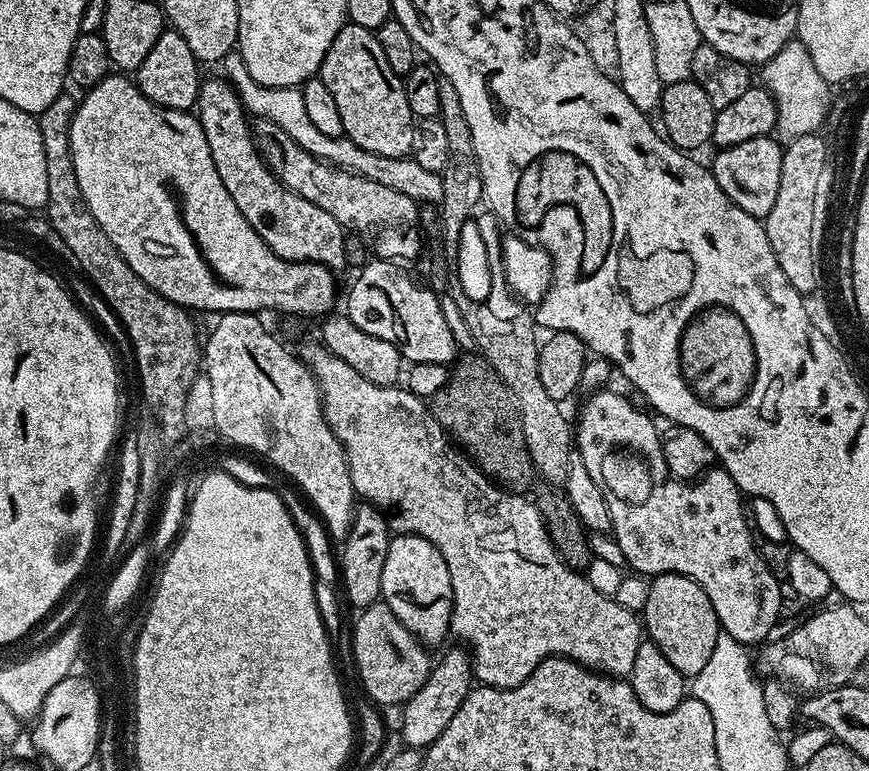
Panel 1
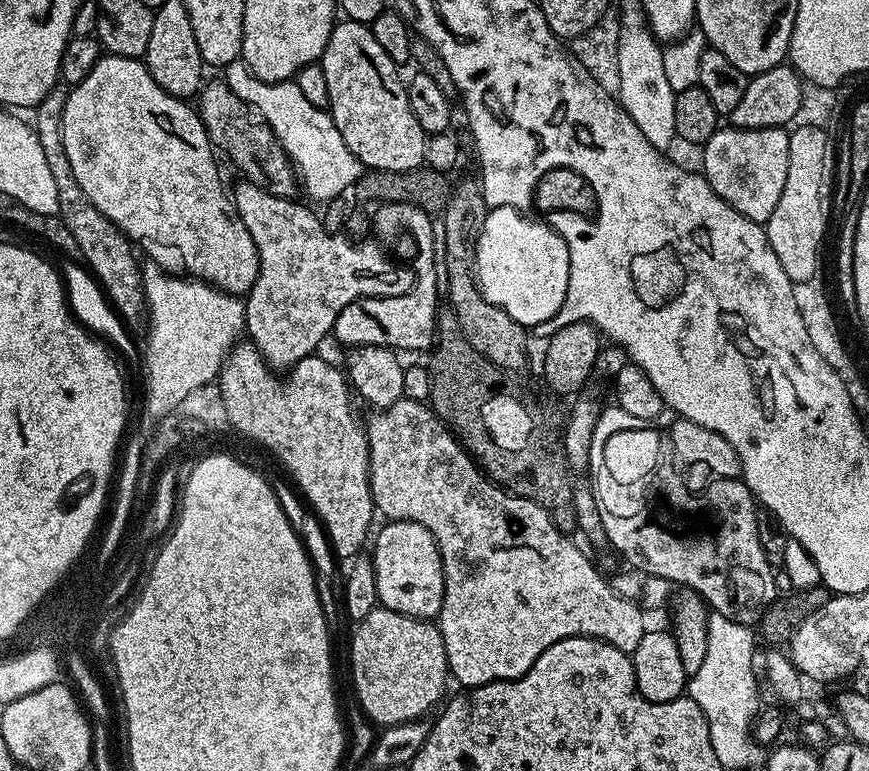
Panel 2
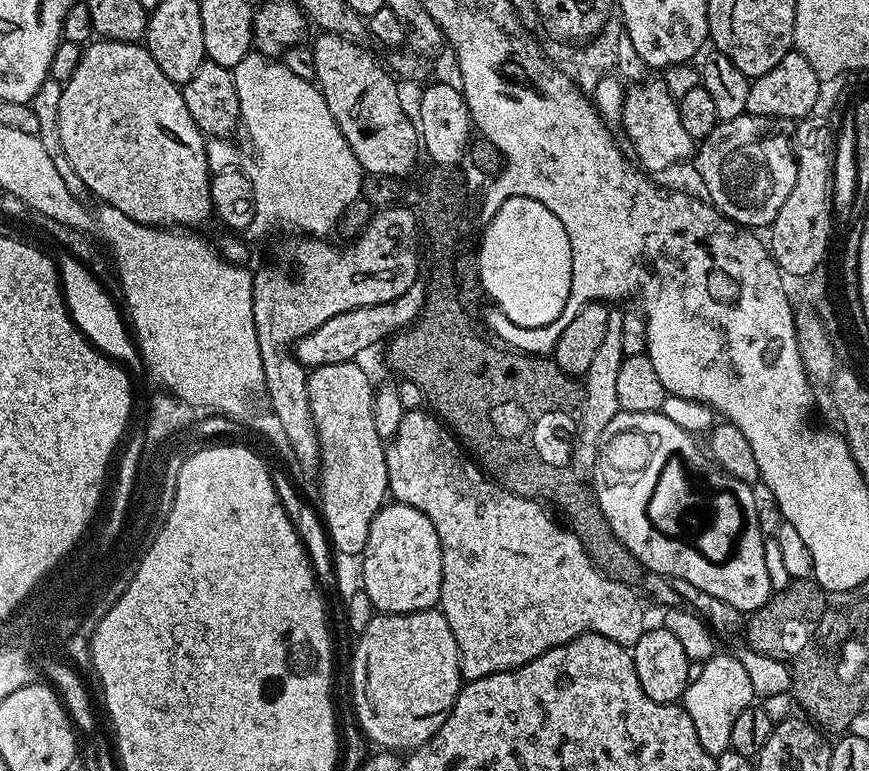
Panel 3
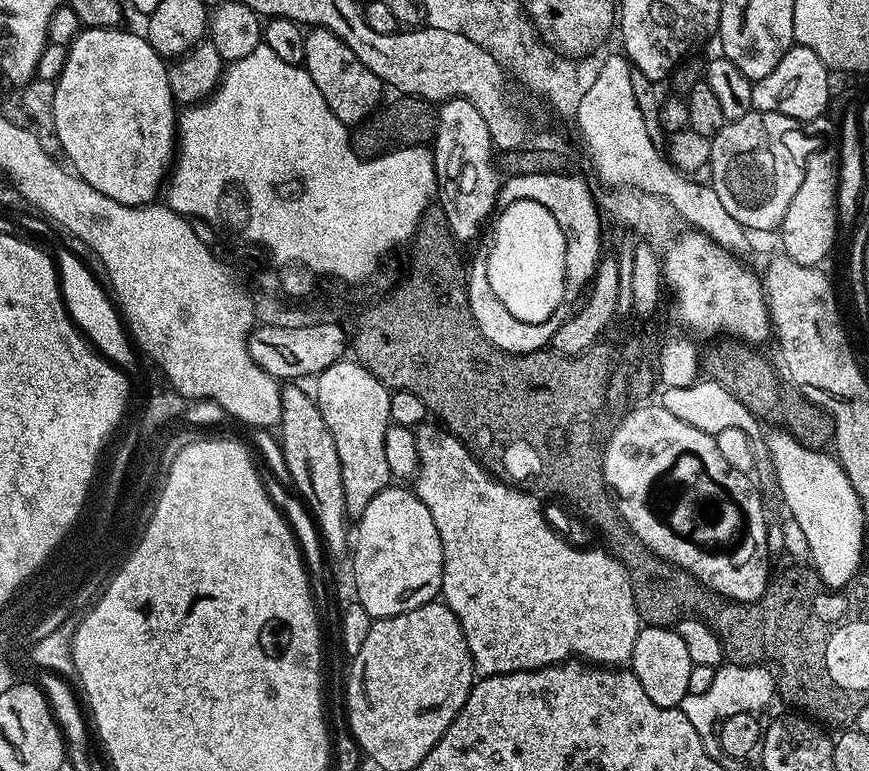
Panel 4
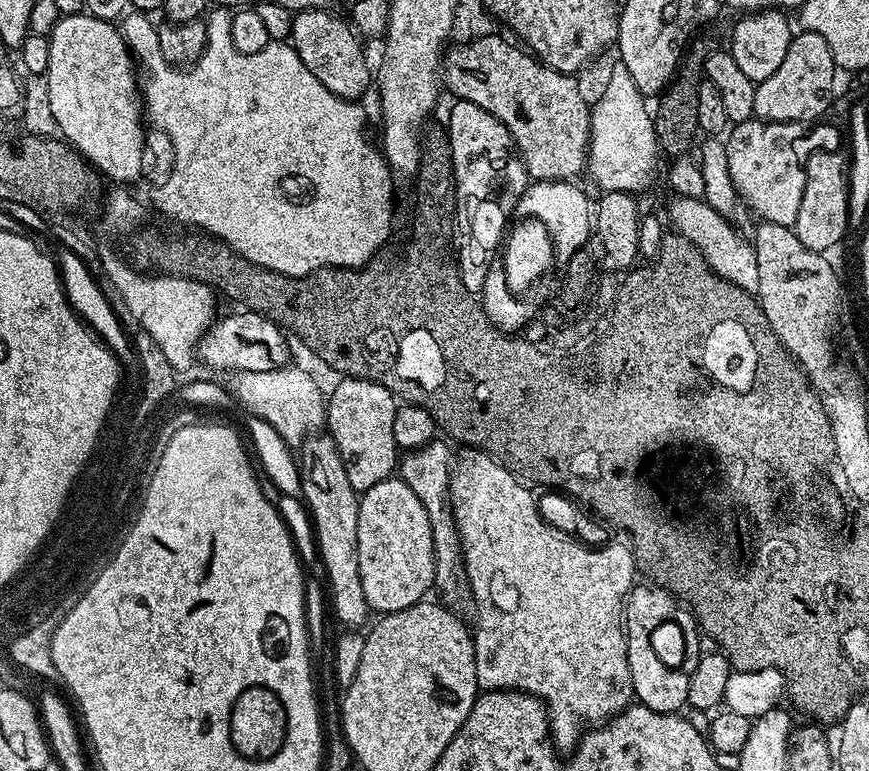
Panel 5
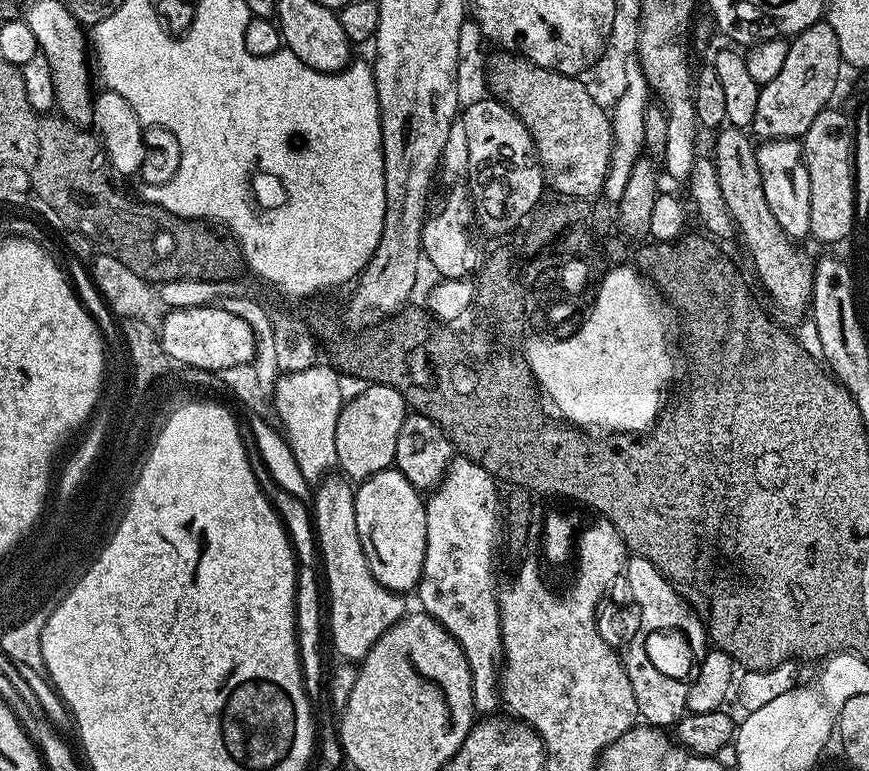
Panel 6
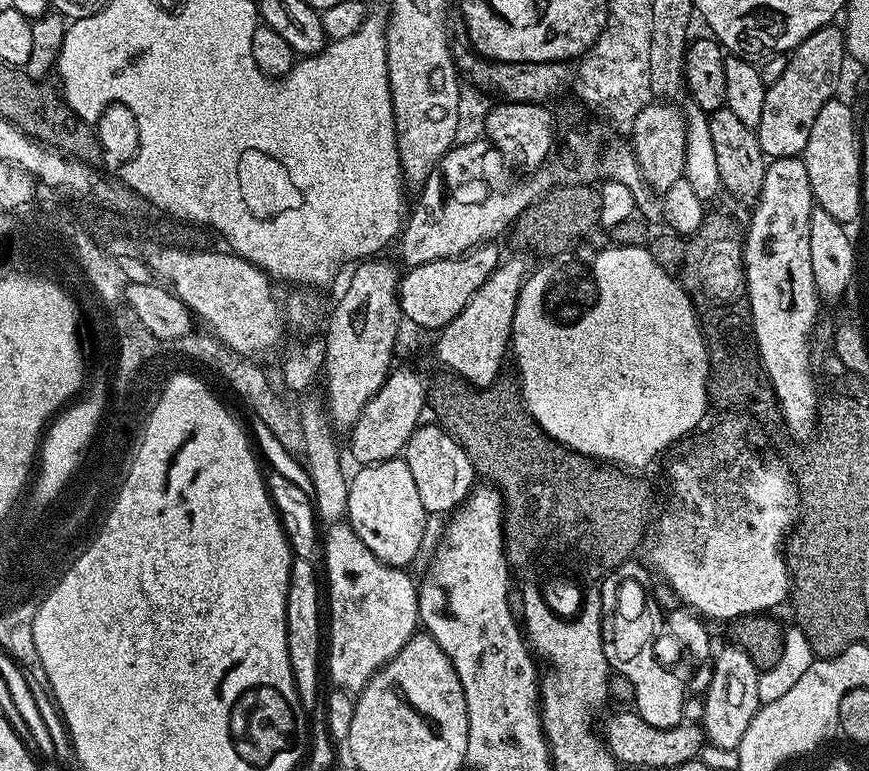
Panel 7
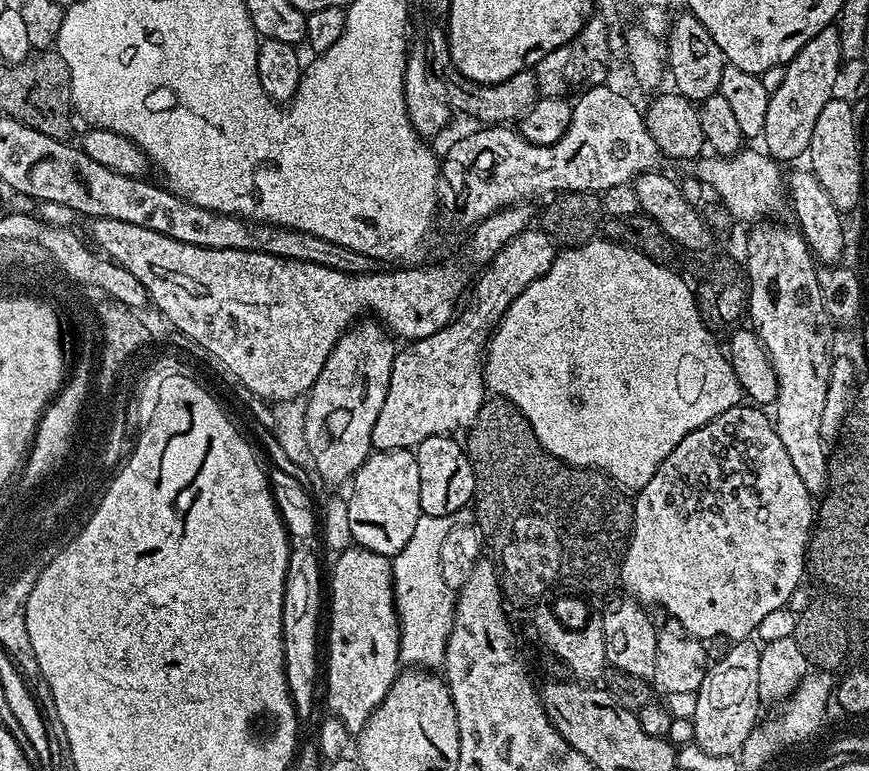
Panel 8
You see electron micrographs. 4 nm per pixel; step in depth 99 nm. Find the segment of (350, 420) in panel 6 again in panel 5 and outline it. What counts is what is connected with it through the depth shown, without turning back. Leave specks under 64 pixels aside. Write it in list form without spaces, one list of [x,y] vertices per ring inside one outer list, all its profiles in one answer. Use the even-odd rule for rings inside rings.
[[[344,378],[326,400],[326,428],[338,446],[346,466],[346,478],[358,494],[389,479],[398,468],[398,449],[394,442],[394,414],[397,397],[386,386],[363,378]]]

